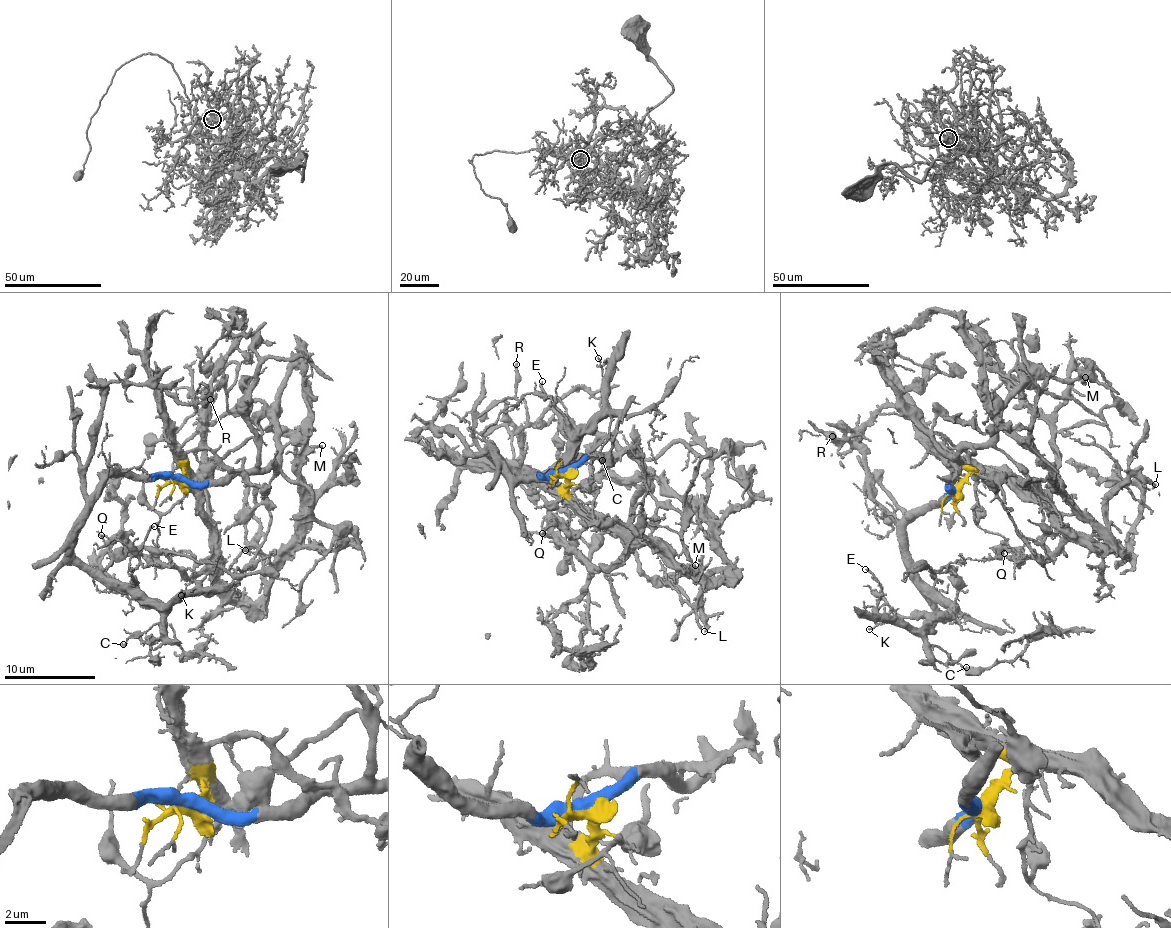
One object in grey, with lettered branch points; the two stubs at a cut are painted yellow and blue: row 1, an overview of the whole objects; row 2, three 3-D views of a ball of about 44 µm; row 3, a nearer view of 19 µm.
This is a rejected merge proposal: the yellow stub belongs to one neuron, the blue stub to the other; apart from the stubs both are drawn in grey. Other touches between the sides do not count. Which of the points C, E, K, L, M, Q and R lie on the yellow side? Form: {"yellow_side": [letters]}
{"yellow_side": ["L", "Q", "R"]}

